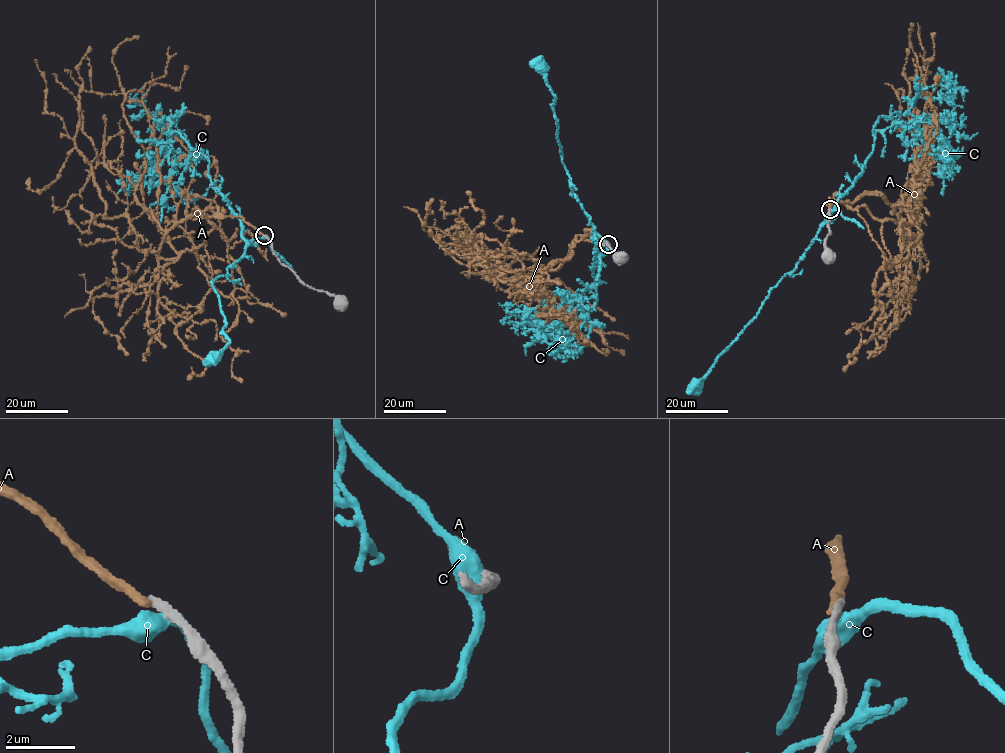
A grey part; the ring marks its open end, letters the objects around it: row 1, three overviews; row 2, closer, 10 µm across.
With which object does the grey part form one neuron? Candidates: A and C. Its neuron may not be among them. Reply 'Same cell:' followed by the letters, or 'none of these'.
Same cell: none of these

